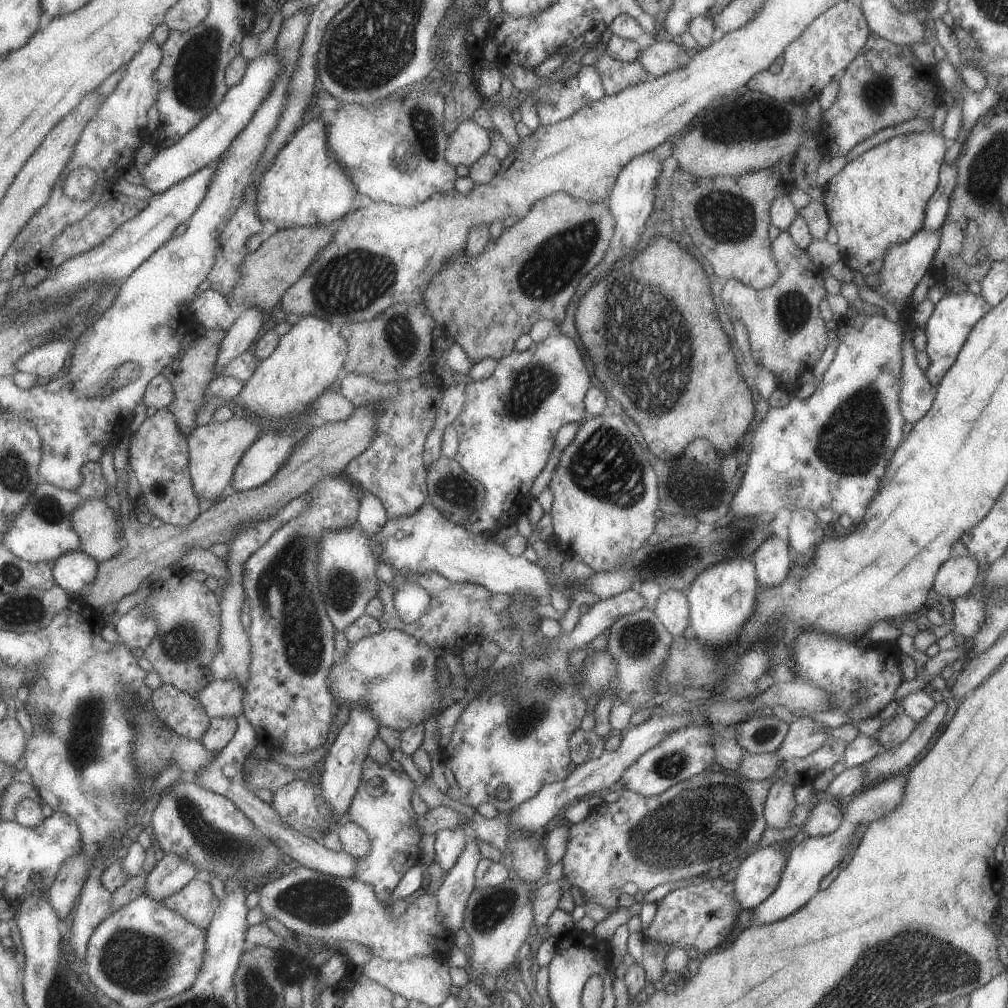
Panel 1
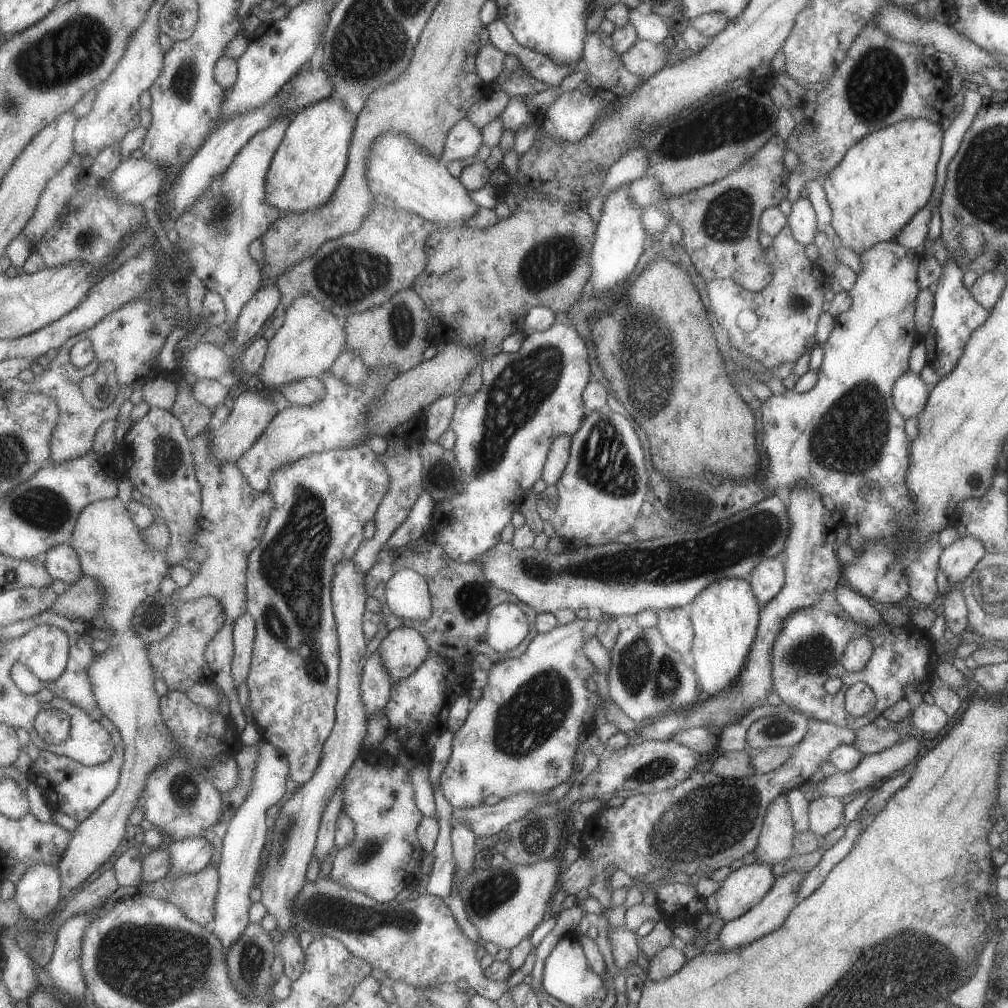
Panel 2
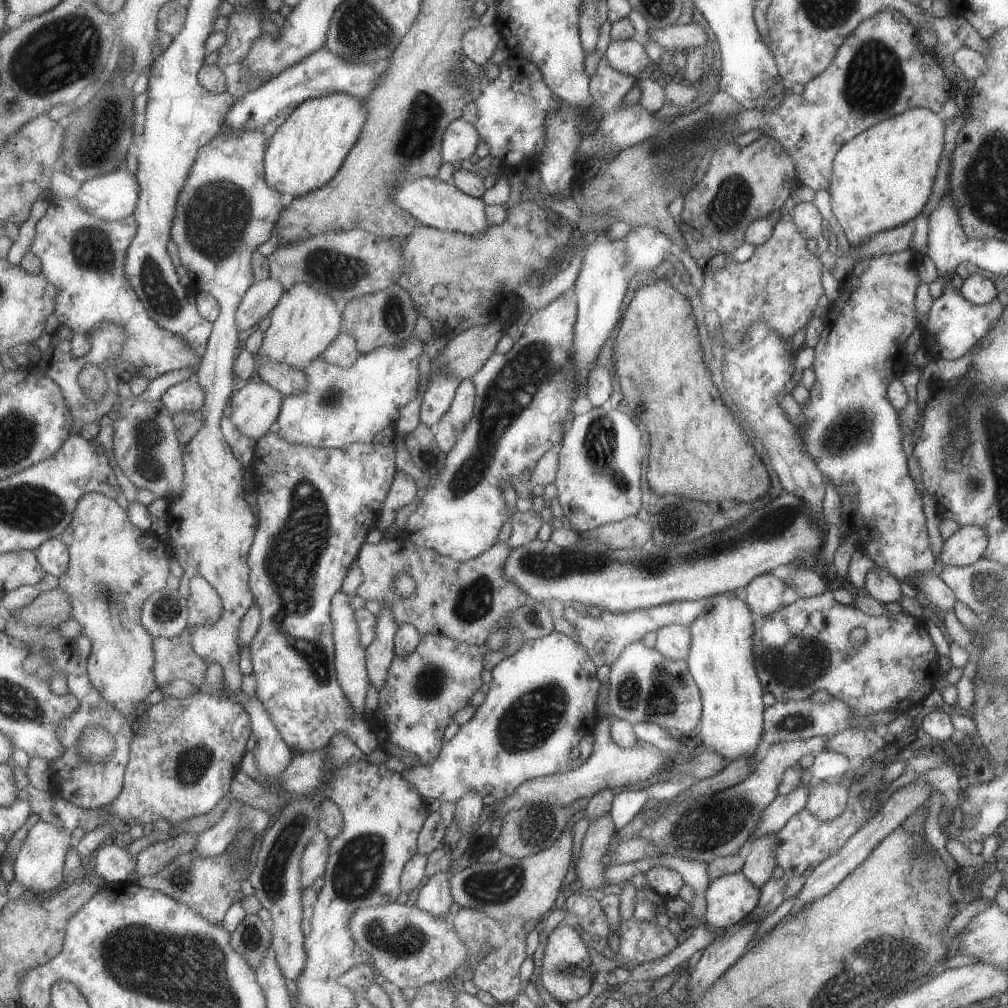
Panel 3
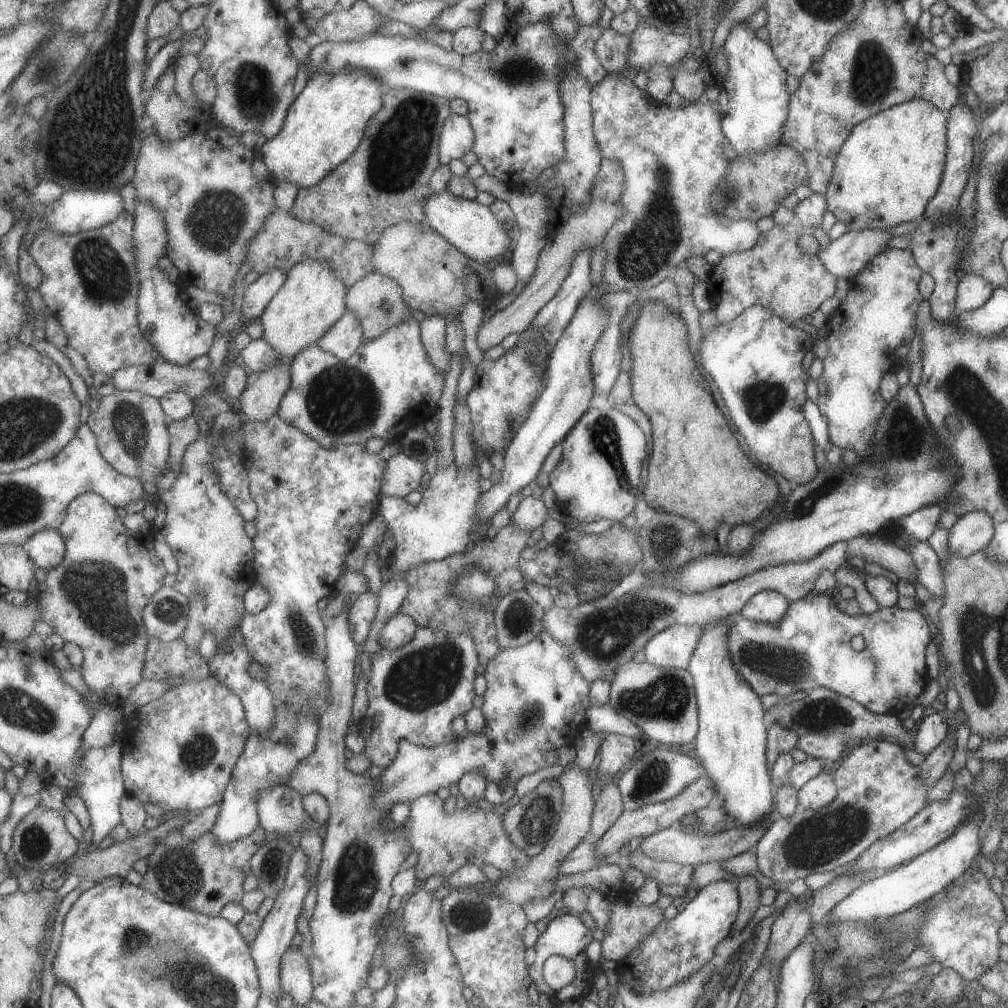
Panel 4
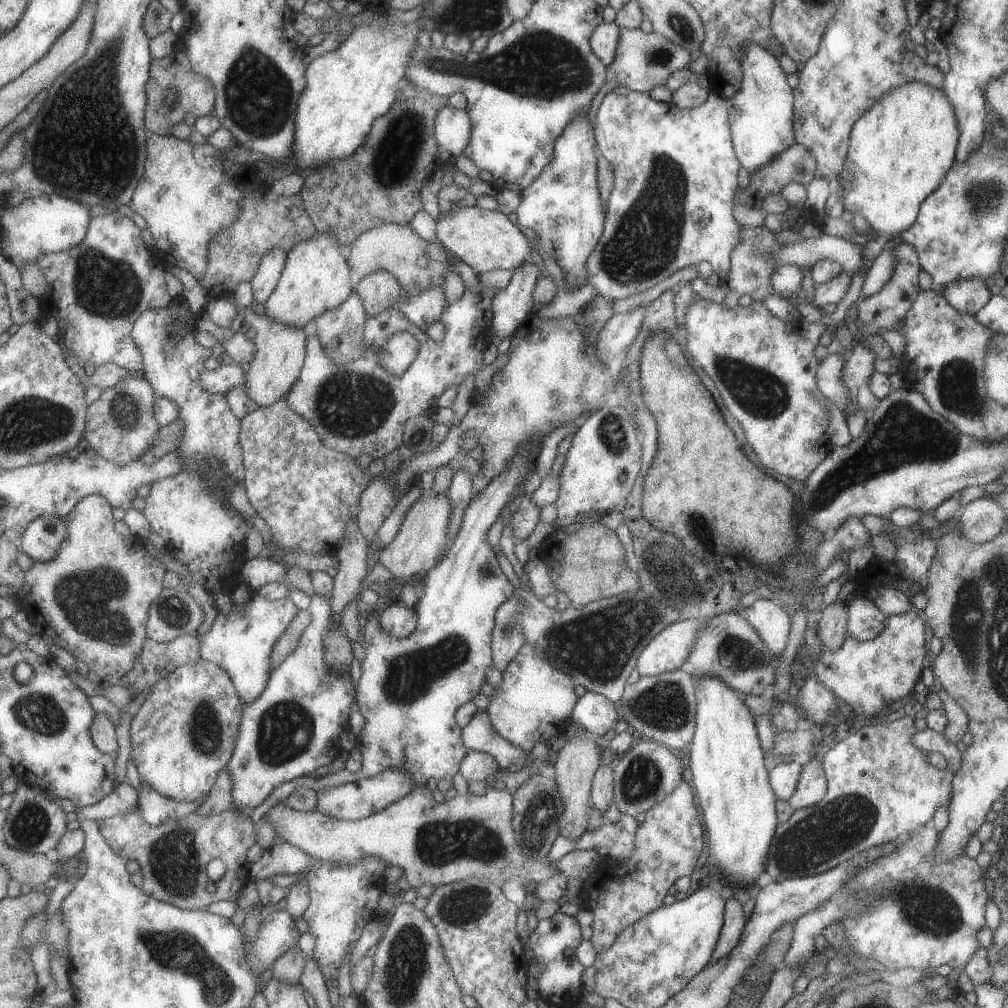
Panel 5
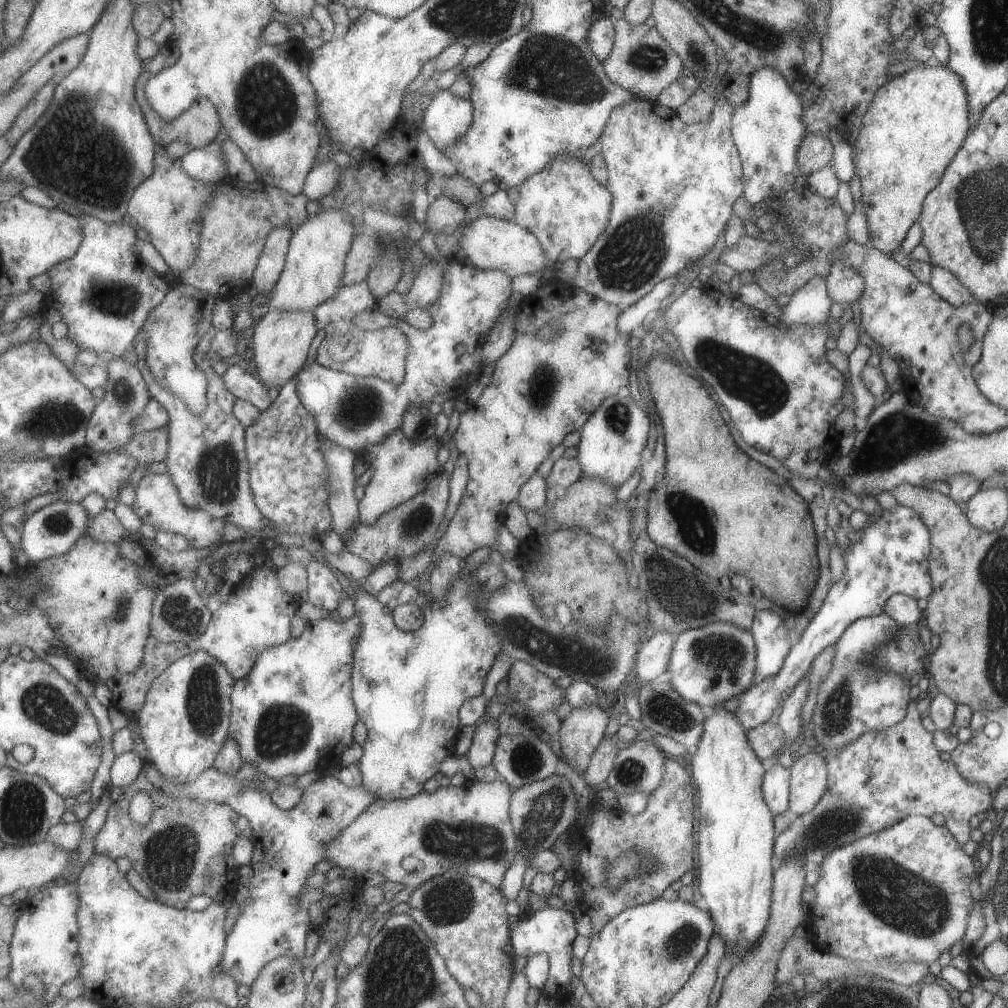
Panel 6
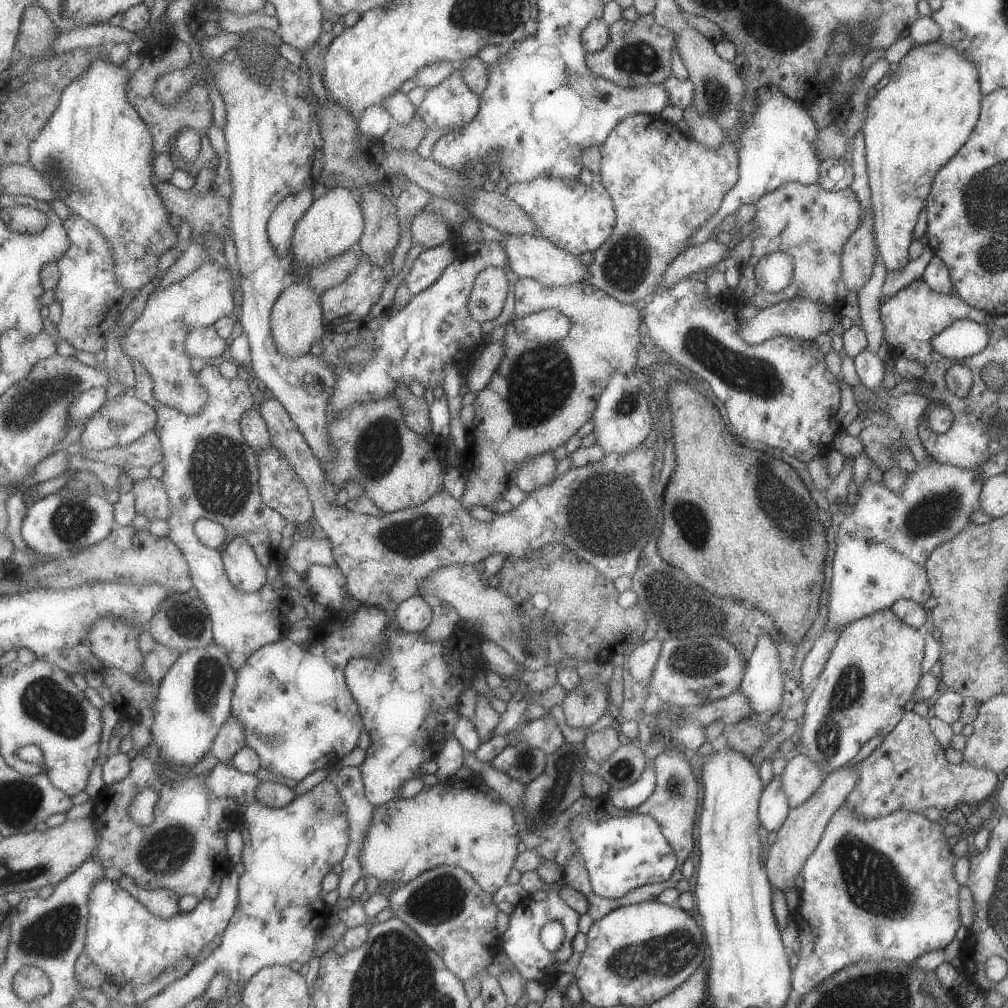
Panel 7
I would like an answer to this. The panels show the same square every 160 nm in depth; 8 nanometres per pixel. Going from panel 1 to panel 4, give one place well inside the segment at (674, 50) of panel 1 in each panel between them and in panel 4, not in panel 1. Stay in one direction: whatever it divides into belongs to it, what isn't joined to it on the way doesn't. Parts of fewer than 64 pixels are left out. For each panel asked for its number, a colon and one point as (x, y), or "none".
2: (644, 58)
3: (628, 57)
4: (612, 49)

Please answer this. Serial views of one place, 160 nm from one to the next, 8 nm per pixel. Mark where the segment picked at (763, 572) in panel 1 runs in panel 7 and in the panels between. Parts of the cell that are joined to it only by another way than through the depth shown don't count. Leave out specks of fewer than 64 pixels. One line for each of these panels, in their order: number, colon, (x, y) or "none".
2: (766, 579)
3: (763, 593)
4: (766, 606)
5: (771, 623)
6: (770, 634)
7: (761, 683)

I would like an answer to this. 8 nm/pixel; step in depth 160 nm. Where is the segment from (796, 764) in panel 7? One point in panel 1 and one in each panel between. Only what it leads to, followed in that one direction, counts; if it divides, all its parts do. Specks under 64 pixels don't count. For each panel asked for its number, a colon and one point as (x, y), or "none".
1: (823, 818)
2: (825, 813)
3: (827, 800)
4: (817, 792)
5: (811, 787)
6: (807, 780)

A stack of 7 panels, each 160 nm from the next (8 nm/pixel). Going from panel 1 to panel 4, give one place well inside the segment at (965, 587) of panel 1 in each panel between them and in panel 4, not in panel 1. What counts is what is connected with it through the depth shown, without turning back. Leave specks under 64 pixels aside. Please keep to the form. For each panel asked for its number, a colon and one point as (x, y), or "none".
2: (956, 561)
3: (965, 546)
4: (972, 532)

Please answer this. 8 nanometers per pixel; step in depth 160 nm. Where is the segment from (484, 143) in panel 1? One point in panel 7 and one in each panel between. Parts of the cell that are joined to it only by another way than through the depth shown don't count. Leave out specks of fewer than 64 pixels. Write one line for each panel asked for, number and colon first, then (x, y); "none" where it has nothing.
2: (463, 141)
3: (460, 139)
4: (456, 135)
5: (452, 129)
6: (446, 119)
7: (450, 103)

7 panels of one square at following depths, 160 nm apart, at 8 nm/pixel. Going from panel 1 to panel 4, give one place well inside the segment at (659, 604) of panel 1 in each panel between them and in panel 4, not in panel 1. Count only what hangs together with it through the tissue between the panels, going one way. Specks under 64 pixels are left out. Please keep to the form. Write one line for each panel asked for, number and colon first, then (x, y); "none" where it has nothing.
2: (674, 624)
3: (672, 640)
4: (670, 648)

